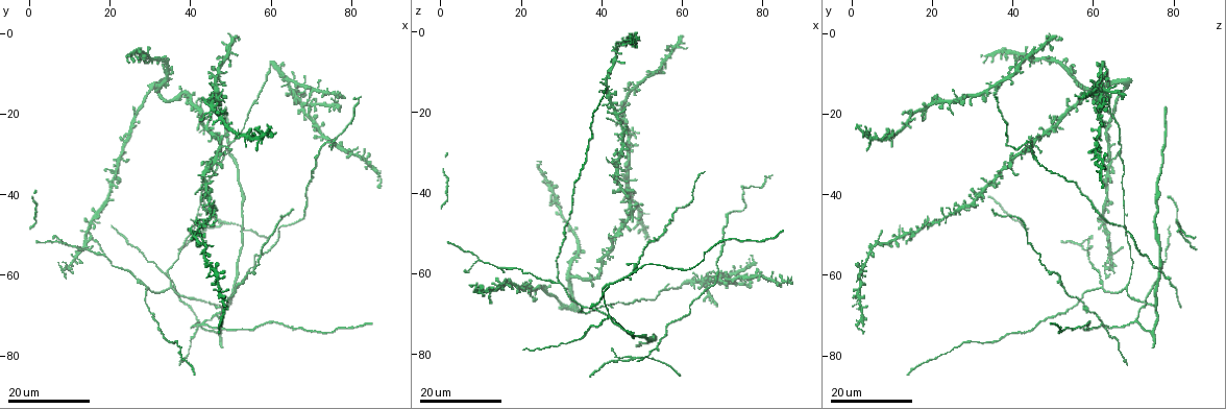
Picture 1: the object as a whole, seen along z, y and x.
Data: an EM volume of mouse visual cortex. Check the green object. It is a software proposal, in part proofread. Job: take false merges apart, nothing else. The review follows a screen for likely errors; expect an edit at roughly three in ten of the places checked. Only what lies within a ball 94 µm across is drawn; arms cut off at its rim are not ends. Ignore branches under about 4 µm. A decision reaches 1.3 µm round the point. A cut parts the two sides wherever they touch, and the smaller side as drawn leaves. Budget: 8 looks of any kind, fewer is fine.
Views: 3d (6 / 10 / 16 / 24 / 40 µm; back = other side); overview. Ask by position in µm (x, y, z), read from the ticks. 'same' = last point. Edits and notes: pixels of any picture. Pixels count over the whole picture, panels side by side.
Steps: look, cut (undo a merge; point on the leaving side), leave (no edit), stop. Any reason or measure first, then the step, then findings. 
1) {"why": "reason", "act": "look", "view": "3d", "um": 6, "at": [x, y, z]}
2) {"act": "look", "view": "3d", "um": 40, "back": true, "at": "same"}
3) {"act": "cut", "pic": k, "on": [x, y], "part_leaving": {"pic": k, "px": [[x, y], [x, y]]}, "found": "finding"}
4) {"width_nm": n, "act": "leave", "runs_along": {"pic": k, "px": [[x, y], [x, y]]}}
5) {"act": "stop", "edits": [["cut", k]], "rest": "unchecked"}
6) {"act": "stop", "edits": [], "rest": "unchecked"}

{"why": "a fork", "act": "look", "view": "3d", "um": 24, "at": [48.0, 47.5, 81.5]}

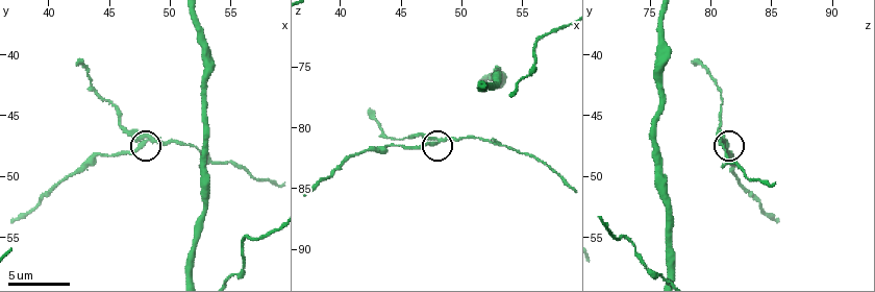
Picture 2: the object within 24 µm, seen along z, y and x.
{"why": "zoom in", "act": "look", "view": "3d", "um": 10, "at": [47.6, 47.2, 81.2]}

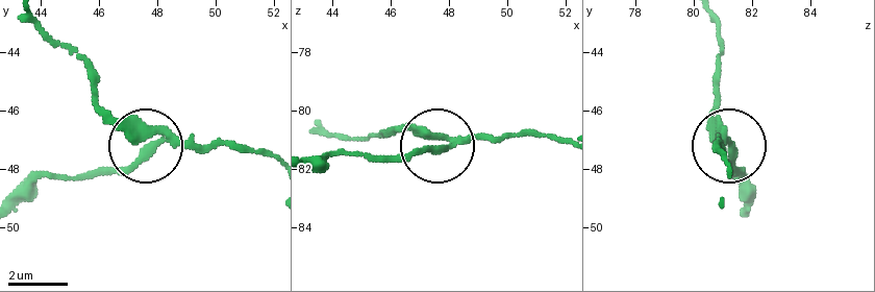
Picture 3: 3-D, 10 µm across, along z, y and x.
{"width_nm": 290, "act": "cut", "pic": 3, "on": [132, 164], "part_leaving": {"pic": 3, "px": [[170, 143], [120, 165], [23, 180]]}, "found": "two cells meet here"}

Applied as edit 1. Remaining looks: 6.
{"act": "look", "view": "overview"}

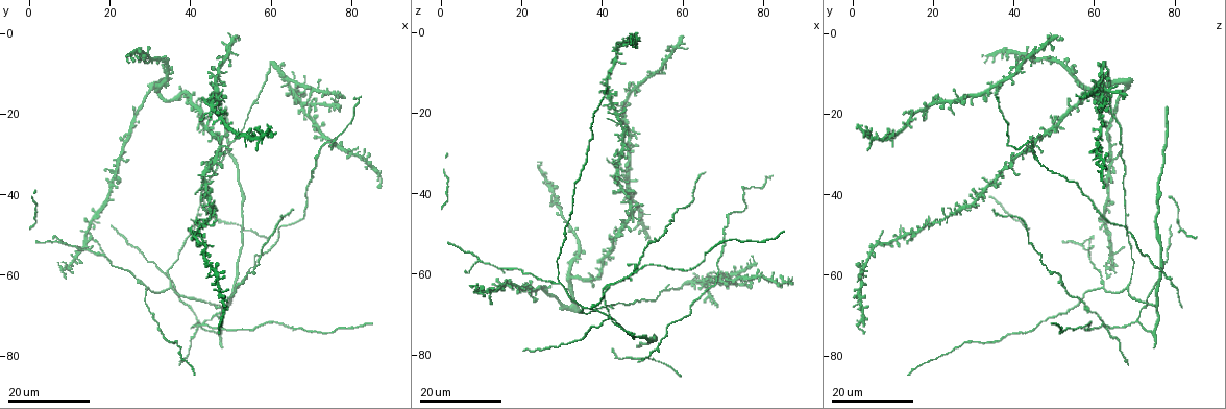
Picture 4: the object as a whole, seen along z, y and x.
{"why": "three arms meet", "act": "look", "view": "3d", "um": 16, "at": [43.0, 72.0, 62.0]}

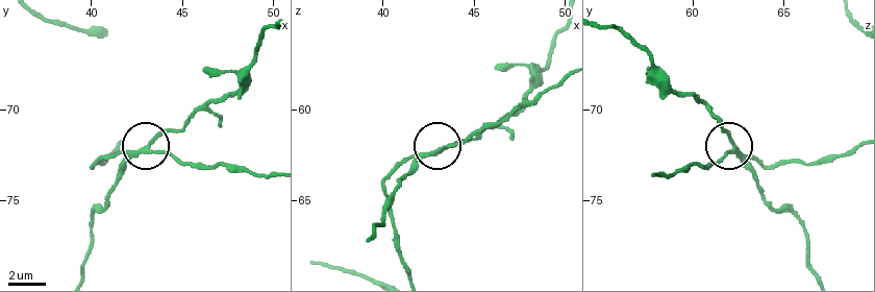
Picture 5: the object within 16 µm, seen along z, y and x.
{"act": "look", "view": "3d", "um": 6, "at": [43.2, 72.0, 62.2]}

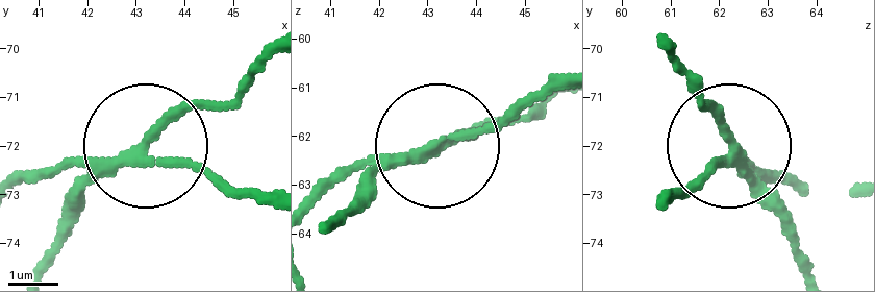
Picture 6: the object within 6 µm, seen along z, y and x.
{"side_arm_um": 52, "act": "cut", "pic": 6, "on": [65, 208], "part_leaving": {"pic": 6, "px": [[122, 167], [267, 68]]}, "found": "a second cell is stuck on"}

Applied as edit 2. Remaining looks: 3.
{"why": "three arms meet", "act": "look", "view": "3d", "um": 6, "at": [53.2, 48.8, 81.4]}

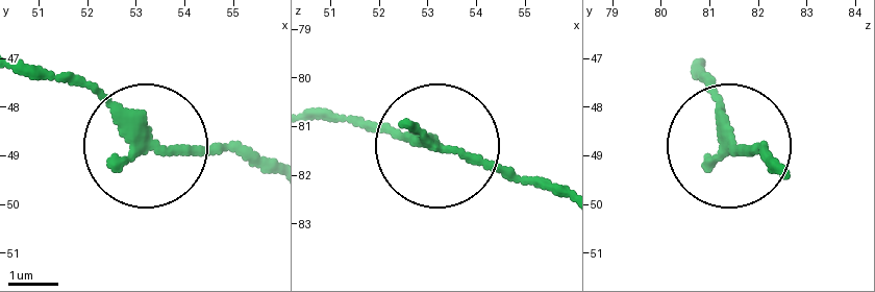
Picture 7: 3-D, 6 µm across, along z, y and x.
{"act": "leave", "found": "one cell here"}

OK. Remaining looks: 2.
{"why": "three arms meet", "act": "look", "view": "3d", "um": 24, "at": [15.0, 53.5, 58.0]}

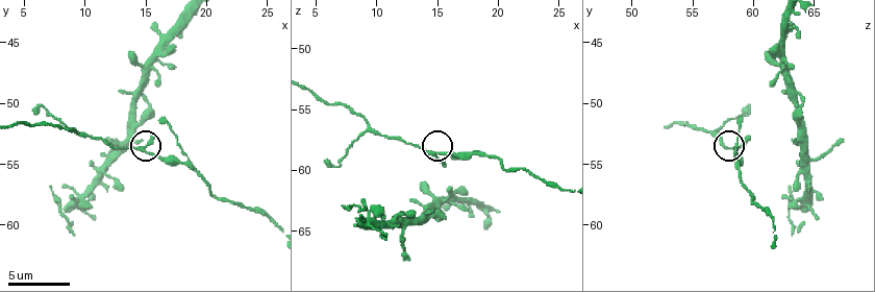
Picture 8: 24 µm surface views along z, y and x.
{"act": "look", "view": "3d", "um": 6, "at": [14.8, 53.8, 58.8]}

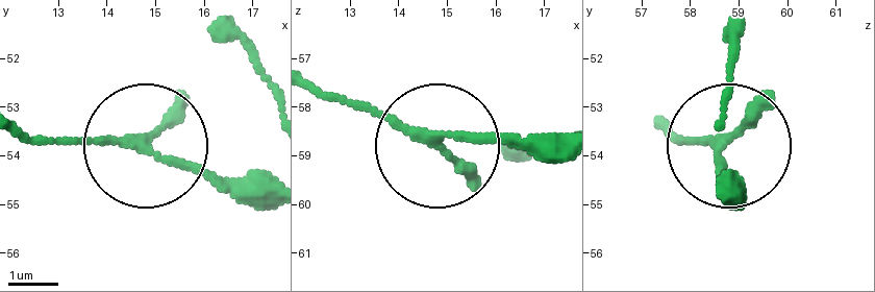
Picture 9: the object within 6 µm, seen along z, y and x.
{"side_arm_um": 44, "act": "leave", "found": "all the same cell"}

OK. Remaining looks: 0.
{"act": "stop", "edits": [["cut", 3], ["cut", 6]], "rest": "unchecked"}

